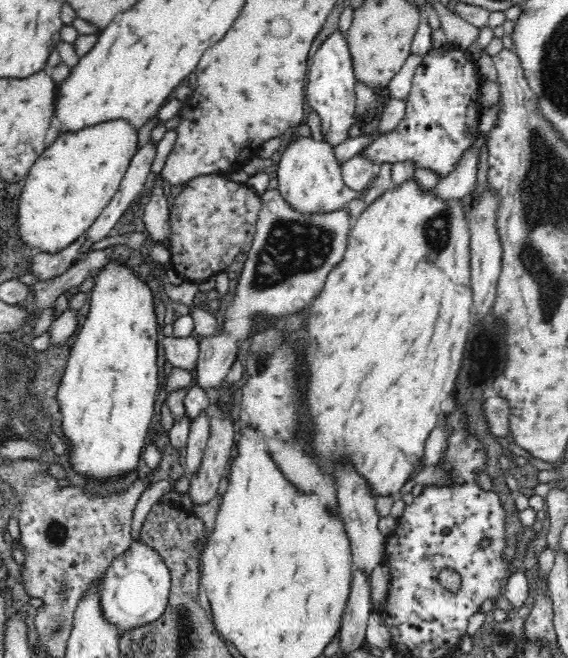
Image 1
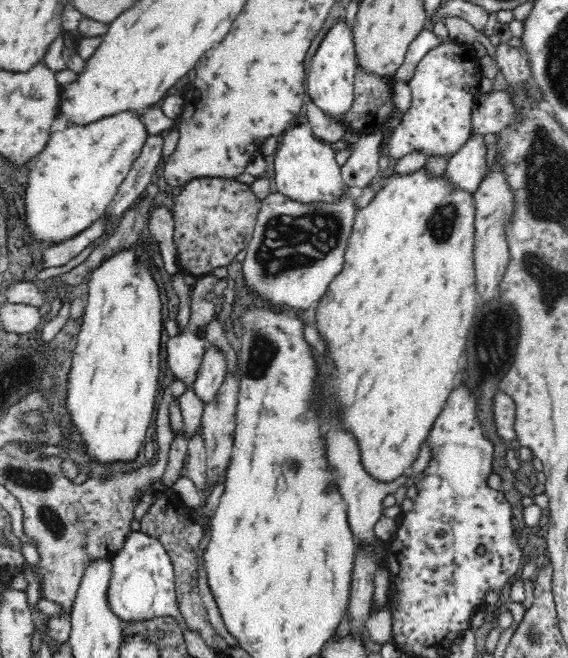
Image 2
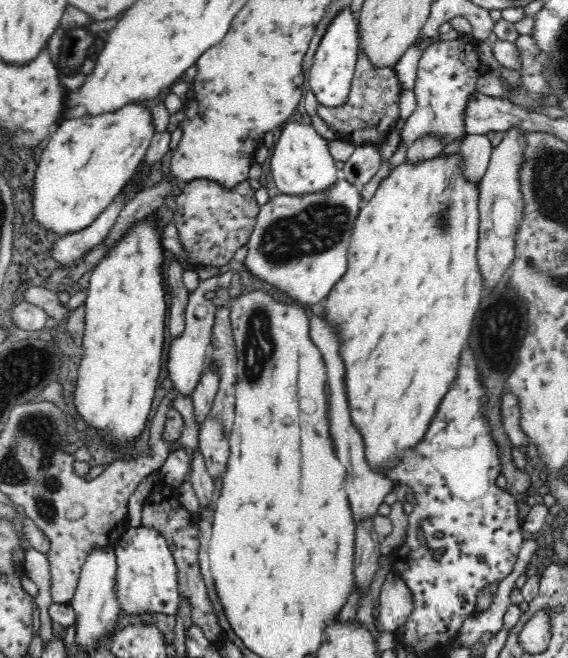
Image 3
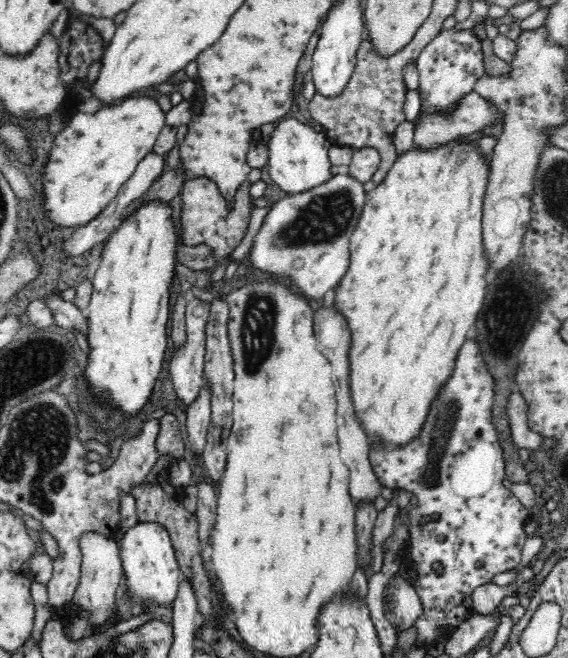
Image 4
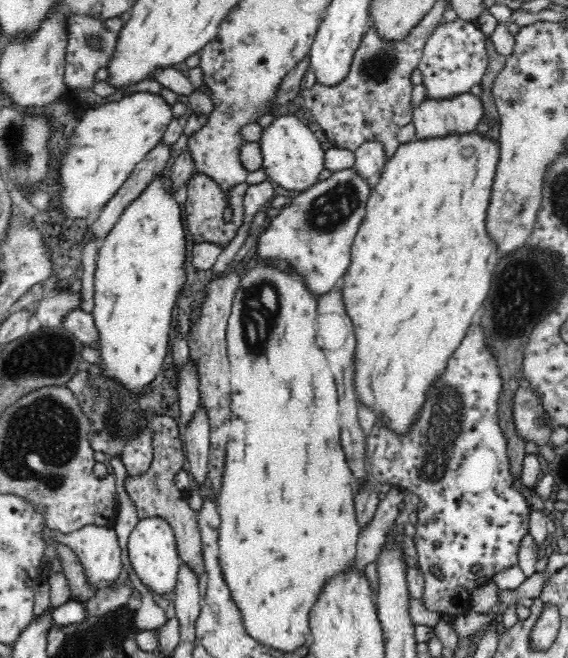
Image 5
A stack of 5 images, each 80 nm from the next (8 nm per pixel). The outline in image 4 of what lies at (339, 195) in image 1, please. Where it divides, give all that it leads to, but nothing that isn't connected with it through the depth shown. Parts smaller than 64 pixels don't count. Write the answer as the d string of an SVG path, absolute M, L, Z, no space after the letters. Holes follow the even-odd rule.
M286 118L276 123L270 142L267 144L266 170L270 178L288 195L313 189L332 177L328 151L331 147L324 132L316 132L310 125L296 118Z

